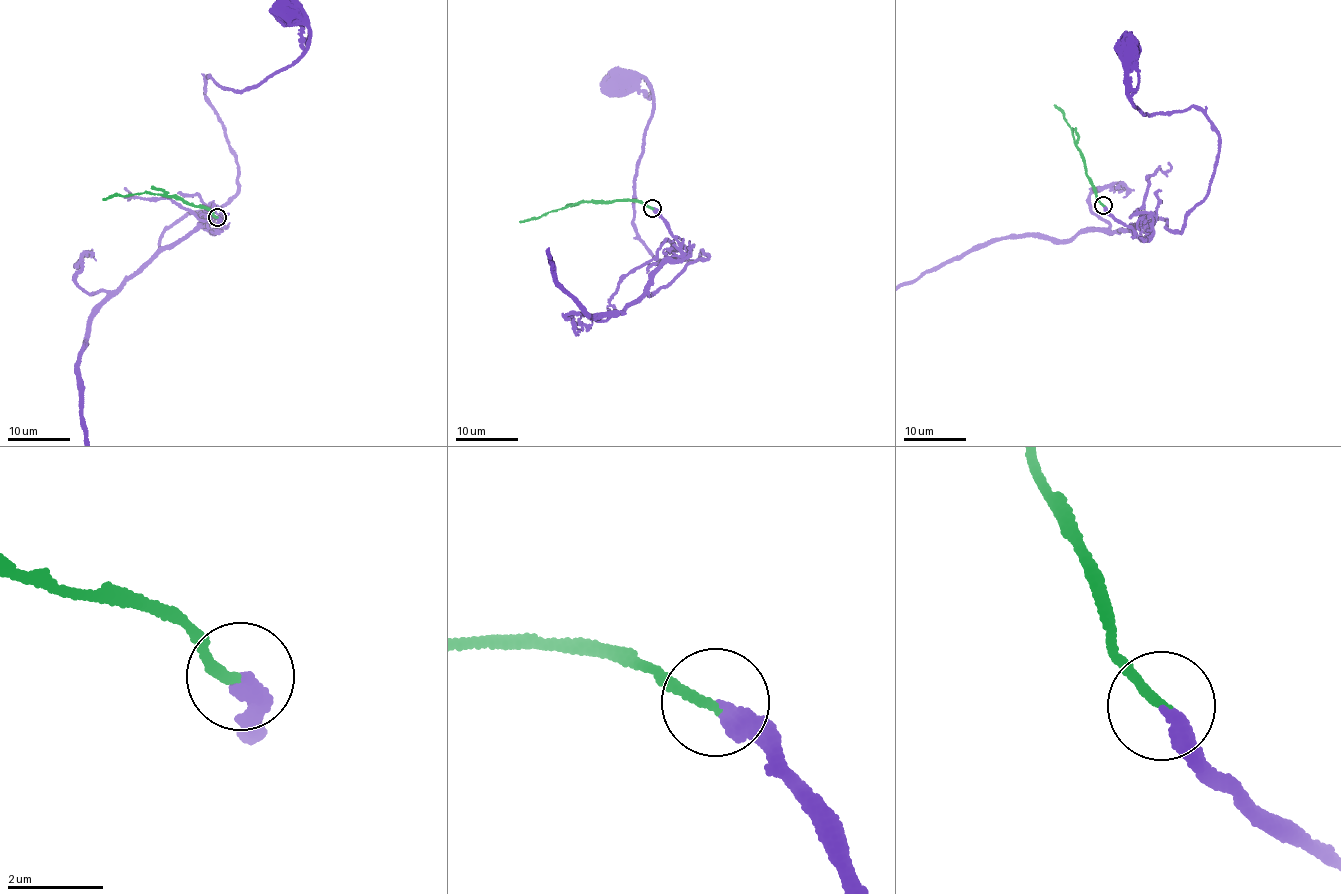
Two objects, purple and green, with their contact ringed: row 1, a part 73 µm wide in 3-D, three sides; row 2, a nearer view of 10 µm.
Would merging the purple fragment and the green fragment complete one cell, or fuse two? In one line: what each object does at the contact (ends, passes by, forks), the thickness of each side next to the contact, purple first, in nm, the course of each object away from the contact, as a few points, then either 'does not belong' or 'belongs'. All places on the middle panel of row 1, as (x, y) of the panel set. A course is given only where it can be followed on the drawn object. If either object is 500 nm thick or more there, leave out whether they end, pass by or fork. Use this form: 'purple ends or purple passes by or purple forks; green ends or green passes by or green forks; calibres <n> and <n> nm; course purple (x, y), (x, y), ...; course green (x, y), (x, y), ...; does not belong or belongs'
purple ends; green ends; calibres 360 and 200 nm; course purple (652, 208), (680, 252), (653, 271), (651, 295), (708, 257), (662, 260), (639, 239), (653, 98), (621, 82); course green (652, 208), (634, 200), (580, 202), (520, 221); belongs

